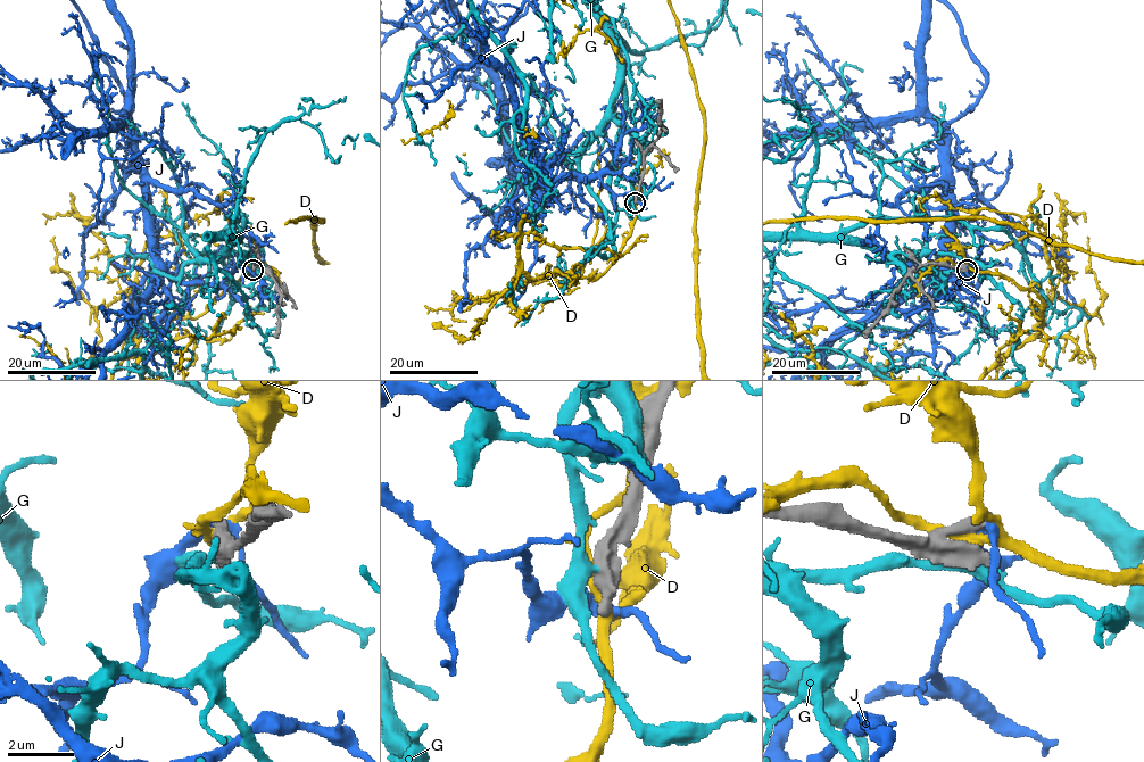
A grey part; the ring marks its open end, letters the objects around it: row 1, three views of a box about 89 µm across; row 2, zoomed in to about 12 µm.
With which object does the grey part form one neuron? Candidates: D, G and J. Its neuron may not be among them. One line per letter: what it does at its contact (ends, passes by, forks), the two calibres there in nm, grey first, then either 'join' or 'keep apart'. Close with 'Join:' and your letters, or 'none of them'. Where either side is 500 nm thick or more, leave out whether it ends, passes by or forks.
D: calibres 550 and 320 nm; keep apart
G: it passes by; calibres 440 and 400 nm; keep apart
J: it passes by; calibres 380 and 360 nm; keep apart
Join: none of them

